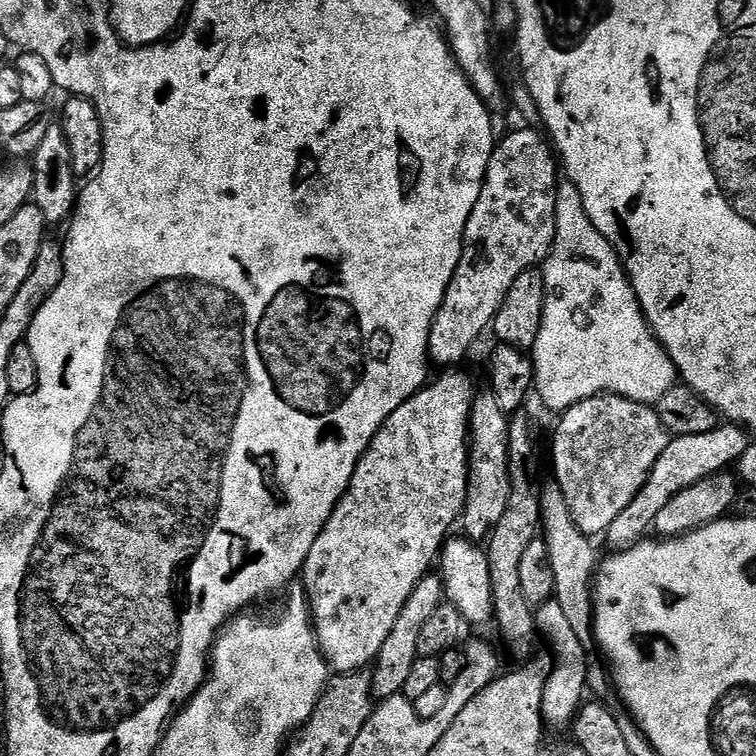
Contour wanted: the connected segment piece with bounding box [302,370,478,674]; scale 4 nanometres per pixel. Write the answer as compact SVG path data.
M444 370L436 381L416 392L378 430L378 434L370 442L370 446L364 451L364 456L358 462L358 466L352 475L352 481L348 483L348 489L340 496L332 517L326 522L322 534L318 534L318 542L310 546L310 554L306 558L302 569L302 587L308 601L308 607L312 614L312 626L316 634L316 641L320 652L324 656L329 669L333 673L360 672L367 669L376 659L376 655L382 650L382 642L386 642L390 630L394 630L394 622L398 620L398 614L402 612L402 606L410 598L414 586L429 575L428 568L437 563L440 549L444 547L444 541L449 539L452 523L459 521L464 515L464 503L466 502L466 486L468 485L468 446L469 446L469 416L472 410L473 400L478 395L478 389L472 385L472 380L464 370Z

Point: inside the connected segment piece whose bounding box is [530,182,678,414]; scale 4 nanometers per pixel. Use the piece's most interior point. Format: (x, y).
(594, 339)

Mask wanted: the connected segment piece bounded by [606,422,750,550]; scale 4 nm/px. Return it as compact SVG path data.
M731 422L721 423L709 433L690 434L689 436L673 435L669 439L666 450L662 450L662 454L658 454L658 462L654 462L654 466L648 471L646 482L642 486L642 490L638 490L634 502L630 502L630 506L626 506L626 510L622 510L622 514L618 514L618 518L614 518L614 522L610 522L606 539L613 544L611 547L623 550L631 548L633 544L645 539L653 531L659 512L675 496L682 494L682 490L702 482L708 476L723 473L742 454L746 454L750 443L748 436L749 433L745 429Z

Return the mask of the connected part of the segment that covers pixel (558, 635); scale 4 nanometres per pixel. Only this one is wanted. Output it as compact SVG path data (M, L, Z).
M548 598L535 609L537 633L548 643L552 651L552 669L547 669L544 677L544 689L542 690L542 706L540 712L544 715L545 725L549 729L571 729L572 720L580 711L586 700L588 692L588 665L589 657L586 658L582 649L582 641L570 630L570 622L566 619L566 613L562 606L558 606L555 598Z

